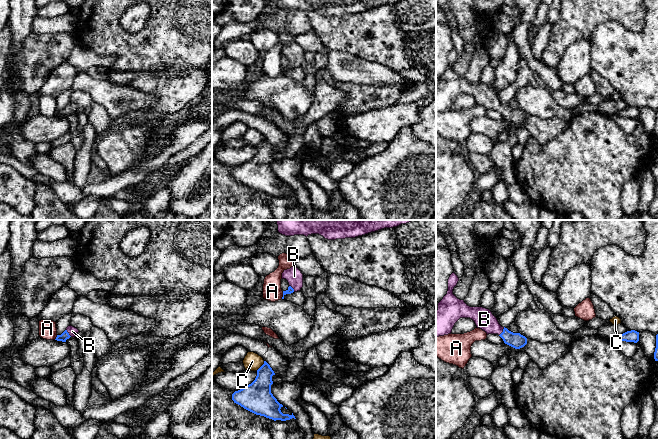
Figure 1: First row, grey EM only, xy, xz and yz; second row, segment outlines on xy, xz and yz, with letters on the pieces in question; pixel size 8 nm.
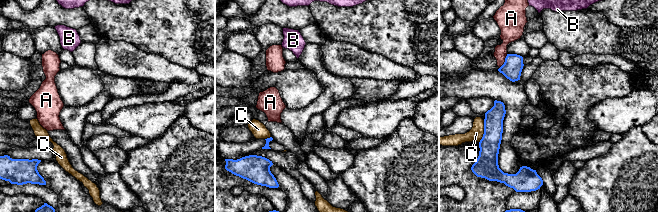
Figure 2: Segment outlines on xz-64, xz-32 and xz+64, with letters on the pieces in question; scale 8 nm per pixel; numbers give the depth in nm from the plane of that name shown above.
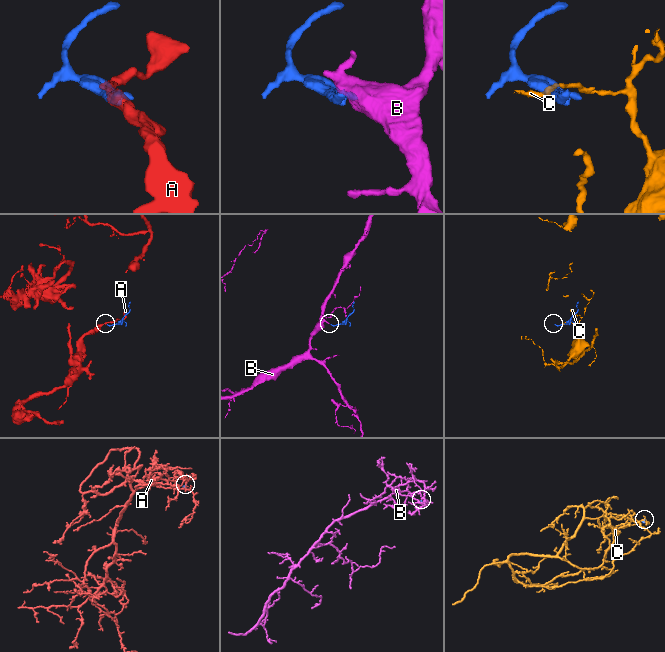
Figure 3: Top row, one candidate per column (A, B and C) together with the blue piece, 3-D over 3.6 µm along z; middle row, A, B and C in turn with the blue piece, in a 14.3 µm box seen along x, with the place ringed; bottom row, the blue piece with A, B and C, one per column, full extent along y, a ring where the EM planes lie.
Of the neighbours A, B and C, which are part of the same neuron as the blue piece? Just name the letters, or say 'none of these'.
B

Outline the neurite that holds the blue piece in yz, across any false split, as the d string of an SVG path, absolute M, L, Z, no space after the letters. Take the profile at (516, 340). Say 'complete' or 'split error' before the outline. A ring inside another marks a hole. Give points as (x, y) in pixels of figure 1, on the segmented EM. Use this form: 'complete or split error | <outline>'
split error | M453 272L448 279L448 291L438 303L436 311L436 337L451 334L455 323L460 318L472 319L477 328L488 334L498 334L505 344L520 349L527 344L527 338L520 333L513 333L502 327L497 318L489 309L483 307L470 307L464 300L458 299L453 294L453 289L459 281Z

